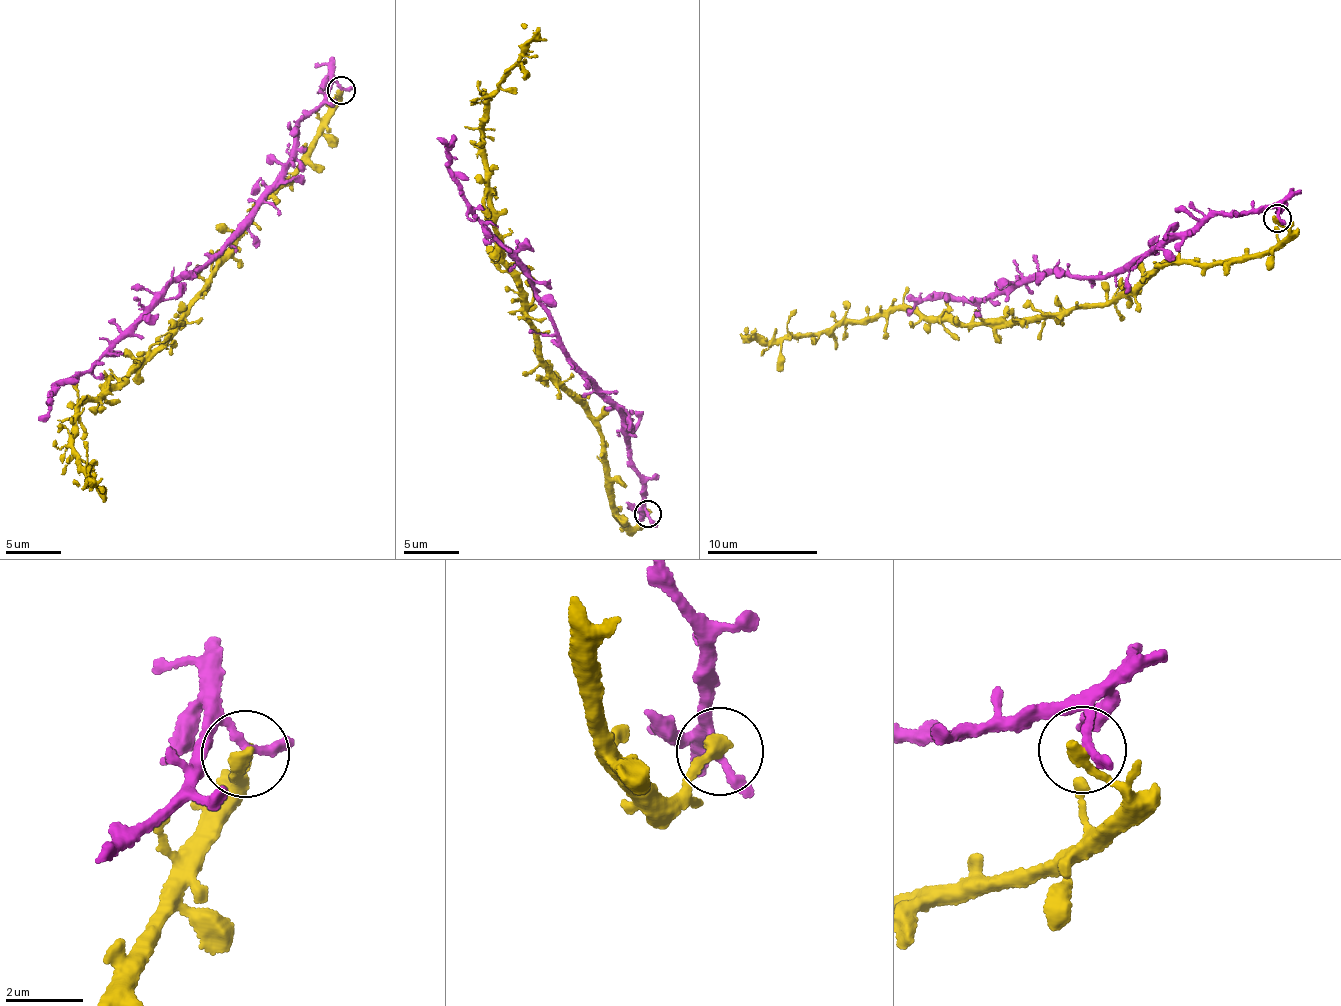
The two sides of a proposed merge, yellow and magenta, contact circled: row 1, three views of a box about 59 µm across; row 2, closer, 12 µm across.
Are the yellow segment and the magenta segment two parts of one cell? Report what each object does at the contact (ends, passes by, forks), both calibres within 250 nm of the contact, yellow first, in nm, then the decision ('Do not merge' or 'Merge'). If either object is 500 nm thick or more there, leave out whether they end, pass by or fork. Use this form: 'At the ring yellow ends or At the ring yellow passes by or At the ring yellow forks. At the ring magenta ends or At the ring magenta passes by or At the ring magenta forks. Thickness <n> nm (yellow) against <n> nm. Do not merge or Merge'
At the ring yellow ends. At the ring magenta passes by. Thickness 360 nm (yellow) against 190 nm. Merge

